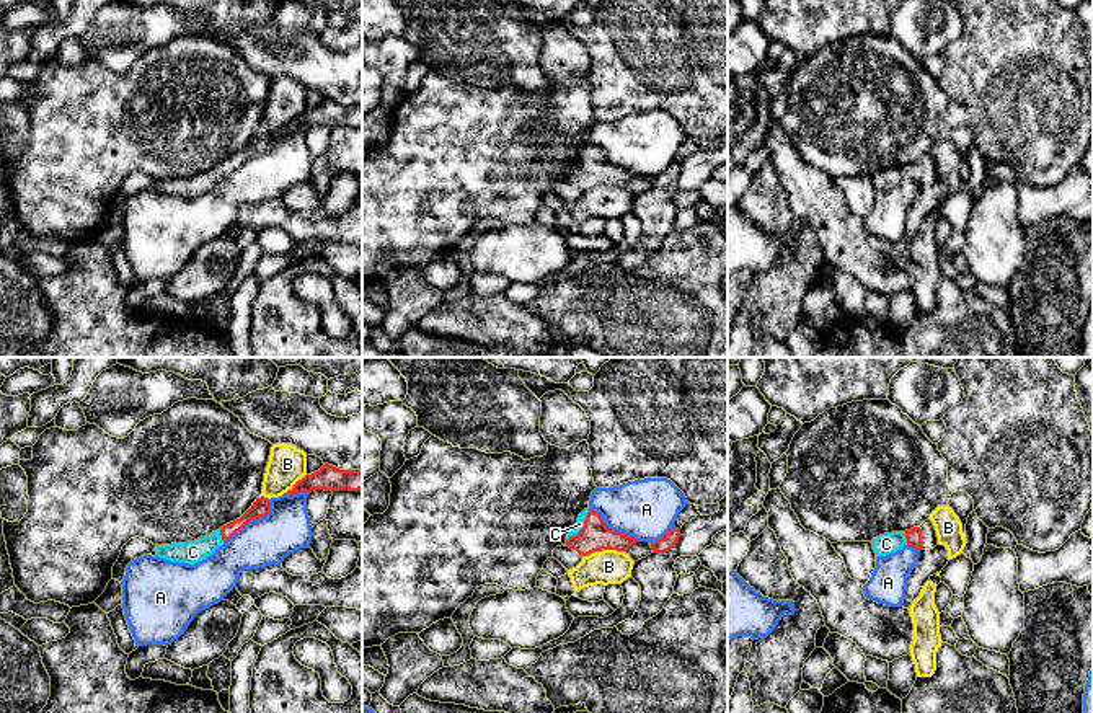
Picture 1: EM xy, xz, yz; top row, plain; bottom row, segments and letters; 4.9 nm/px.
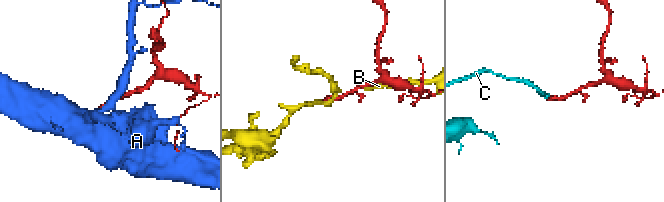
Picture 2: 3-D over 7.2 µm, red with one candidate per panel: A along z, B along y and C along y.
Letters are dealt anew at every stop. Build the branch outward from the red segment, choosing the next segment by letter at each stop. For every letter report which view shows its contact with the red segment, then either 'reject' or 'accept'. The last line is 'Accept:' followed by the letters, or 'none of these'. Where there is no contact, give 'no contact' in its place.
A: contact in xy; reject
B: contact in xz; reject
C: contact in xz; accept
Accept: C

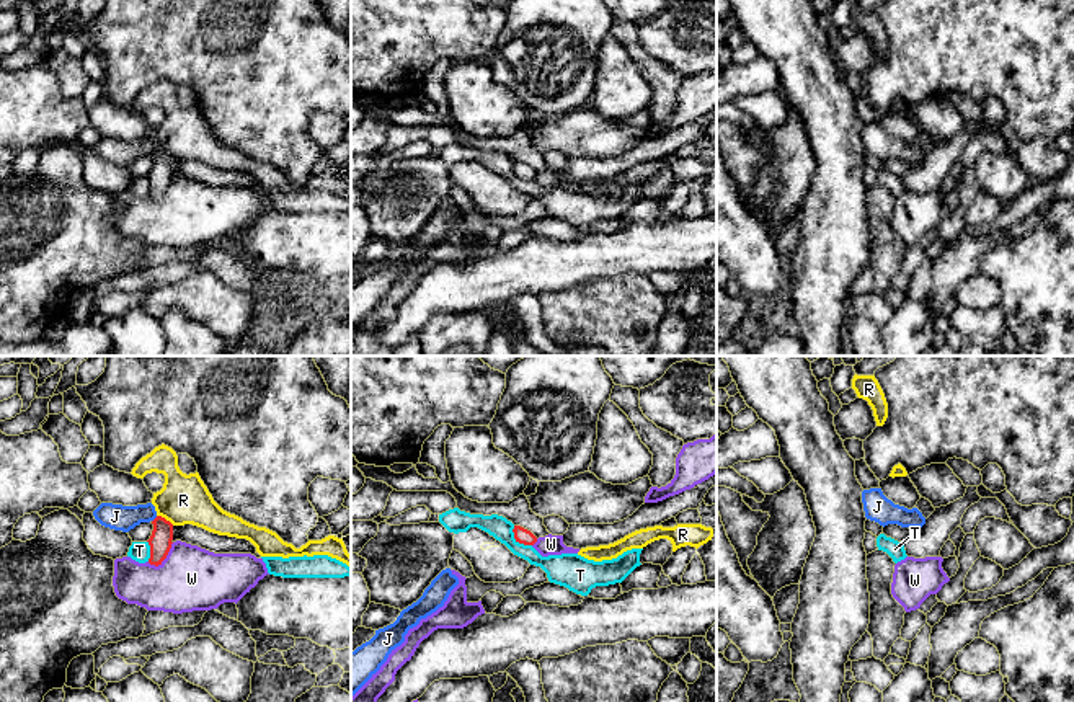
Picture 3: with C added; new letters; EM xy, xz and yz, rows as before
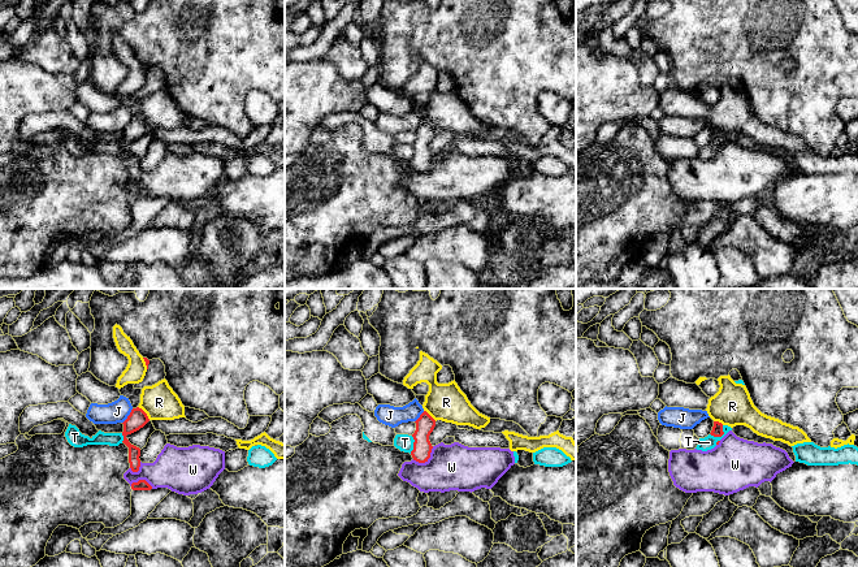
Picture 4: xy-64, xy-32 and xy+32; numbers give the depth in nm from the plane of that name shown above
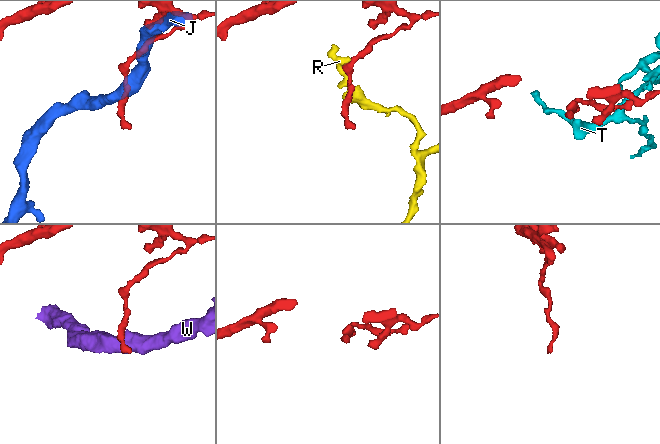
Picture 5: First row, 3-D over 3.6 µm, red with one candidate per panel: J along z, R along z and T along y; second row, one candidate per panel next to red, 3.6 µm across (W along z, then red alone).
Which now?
J: contact in xy; reject
R: contact in xy; reject
T: contact in xz; reject
W: contact in xy; reject
Accept: none of these

